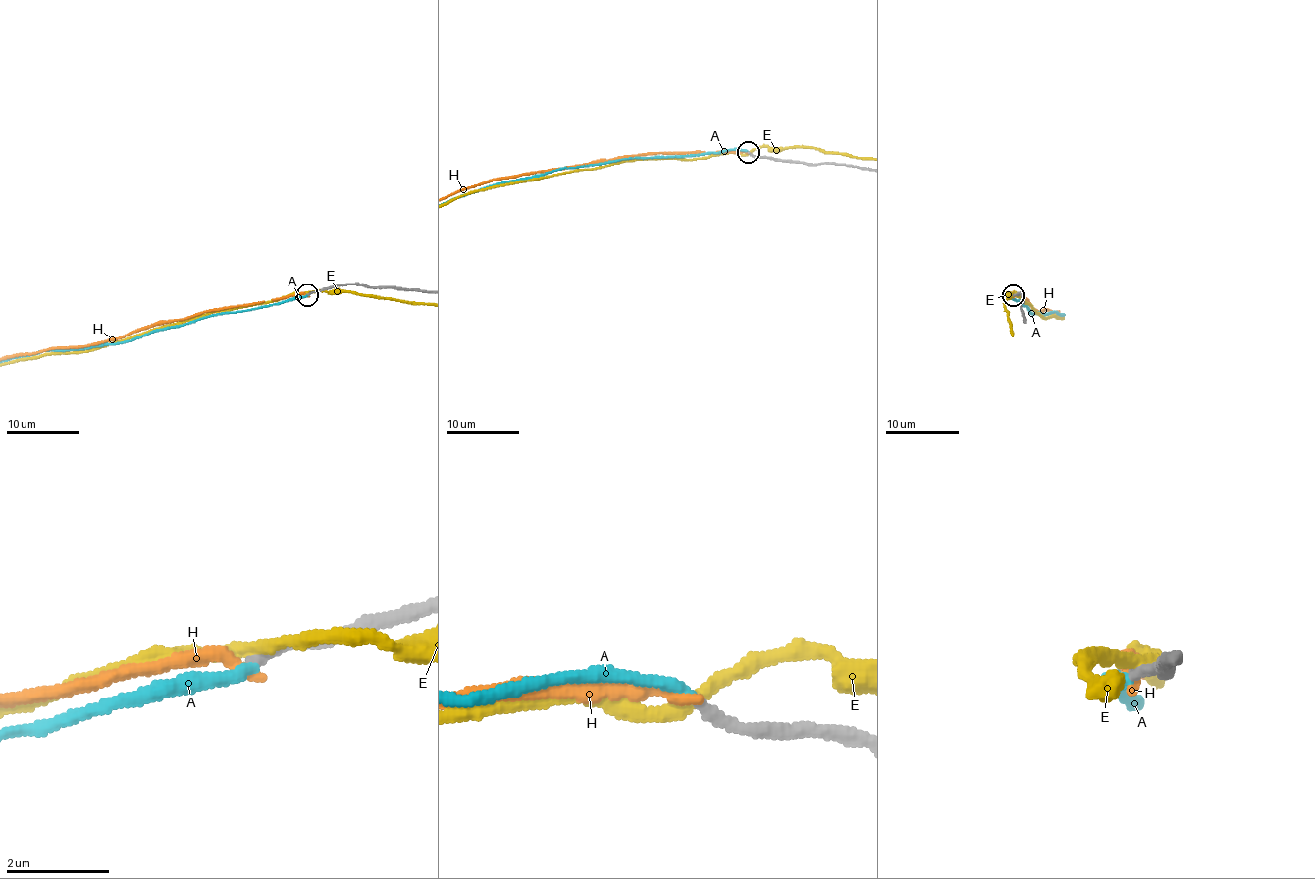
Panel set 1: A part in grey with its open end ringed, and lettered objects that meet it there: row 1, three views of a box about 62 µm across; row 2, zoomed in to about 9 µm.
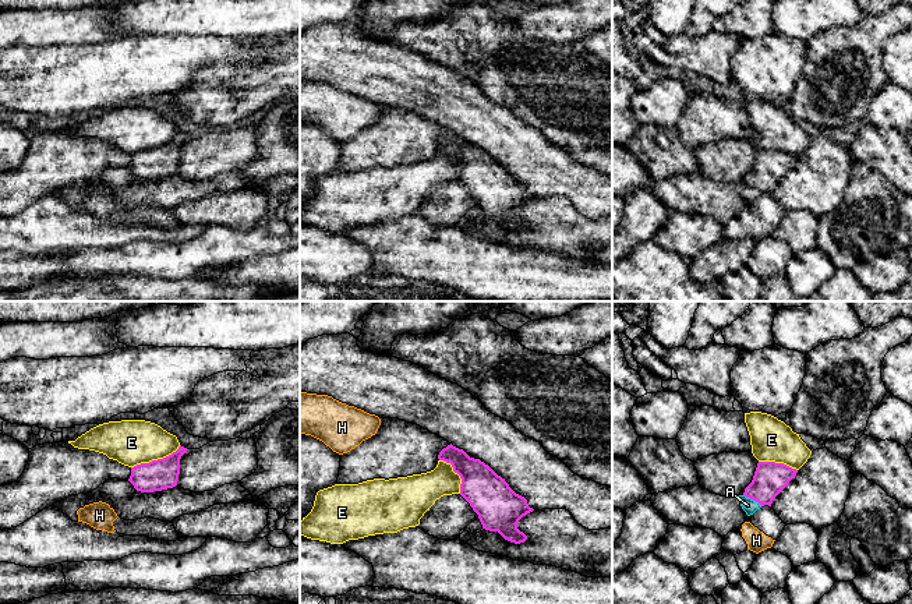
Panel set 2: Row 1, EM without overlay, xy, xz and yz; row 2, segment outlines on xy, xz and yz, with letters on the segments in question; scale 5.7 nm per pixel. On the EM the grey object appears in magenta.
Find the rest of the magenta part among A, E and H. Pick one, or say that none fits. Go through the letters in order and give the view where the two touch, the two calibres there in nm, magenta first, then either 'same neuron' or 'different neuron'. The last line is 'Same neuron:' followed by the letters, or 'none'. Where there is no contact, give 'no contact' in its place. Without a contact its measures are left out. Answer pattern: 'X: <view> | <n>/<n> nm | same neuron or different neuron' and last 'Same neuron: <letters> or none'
A: yz | 190/80 nm | same neuron
E: xy | 180/260 nm | different neuron
H: no contact | different neuron
Same neuron: A

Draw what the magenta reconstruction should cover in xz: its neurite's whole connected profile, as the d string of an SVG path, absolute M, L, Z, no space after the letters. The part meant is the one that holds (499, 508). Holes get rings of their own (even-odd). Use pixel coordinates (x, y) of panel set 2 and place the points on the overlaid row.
M452 444L439 452L438 459L450 463L453 471L460 476L460 495L478 515L482 529L498 531L515 544L527 540L527 536L517 529L517 523L534 509L524 497L509 487L505 478Z

